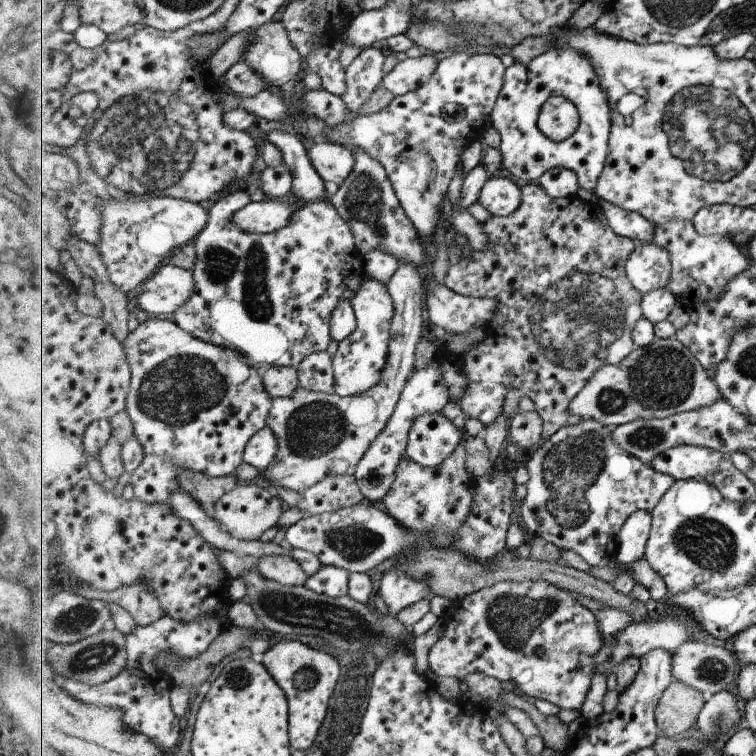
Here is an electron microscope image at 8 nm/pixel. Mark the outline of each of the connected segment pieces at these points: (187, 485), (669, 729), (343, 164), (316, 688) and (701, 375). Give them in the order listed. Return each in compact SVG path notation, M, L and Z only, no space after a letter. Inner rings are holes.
M189 469L180 471L176 480L179 488L200 502L213 518L216 516L216 504L240 483L236 474L215 478Z
M673 680L656 710L661 735L680 738L683 732L697 725L699 713L705 704L703 691Z
M315 141L308 152L311 162L325 182L334 182L340 187L354 172L355 152L341 143Z
M282 640L265 651L262 663L286 691L290 701L289 744L295 750L306 751L313 746L327 718L331 697L341 678L341 664L333 656L307 646L300 641Z
M676 336L659 338L646 347L637 347L621 364L607 365L598 370L586 384L586 387L574 398L570 410L583 420L596 420L605 426L615 428L640 418L650 419L657 417L664 419L673 415L699 410L711 406L723 399L722 390L718 383L710 378L702 362Z

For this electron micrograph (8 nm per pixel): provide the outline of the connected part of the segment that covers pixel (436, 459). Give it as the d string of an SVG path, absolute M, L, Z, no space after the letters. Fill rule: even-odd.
M443 413L422 414L411 429L405 456L424 467L437 468L463 442L464 434Z

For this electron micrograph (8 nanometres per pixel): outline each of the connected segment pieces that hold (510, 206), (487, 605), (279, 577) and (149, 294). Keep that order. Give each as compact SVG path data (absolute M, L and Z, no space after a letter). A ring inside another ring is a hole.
M491 177L483 187L479 201L495 216L508 217L522 206L522 189L509 178Z
M537 578L533 581L501 581L490 587L486 586L476 593L467 595L460 602L452 602L446 610L443 620L445 626L444 636L431 647L429 652L429 669L436 676L453 676L453 678L461 679L468 674L482 672L489 676L494 676L500 681L507 680L507 682L514 682L517 686L516 690L521 694L524 693L529 699L546 699L555 704L559 710L577 710L580 712L583 708L592 687L592 681L594 680L594 662L597 654L601 652L603 634L595 612L589 610L589 608L585 608L585 606L581 606L567 589Z
M272 554L259 557L257 567L263 577L277 581L283 586L304 586L310 577L291 555Z
M168 262L146 280L135 305L147 312L148 317L175 314L193 296L195 287L194 271Z

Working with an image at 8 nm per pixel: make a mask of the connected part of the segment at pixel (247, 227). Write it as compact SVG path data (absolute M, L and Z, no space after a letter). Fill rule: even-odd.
M275 199L251 201L245 208L234 214L234 223L248 233L272 233L293 221L295 212L285 202Z

